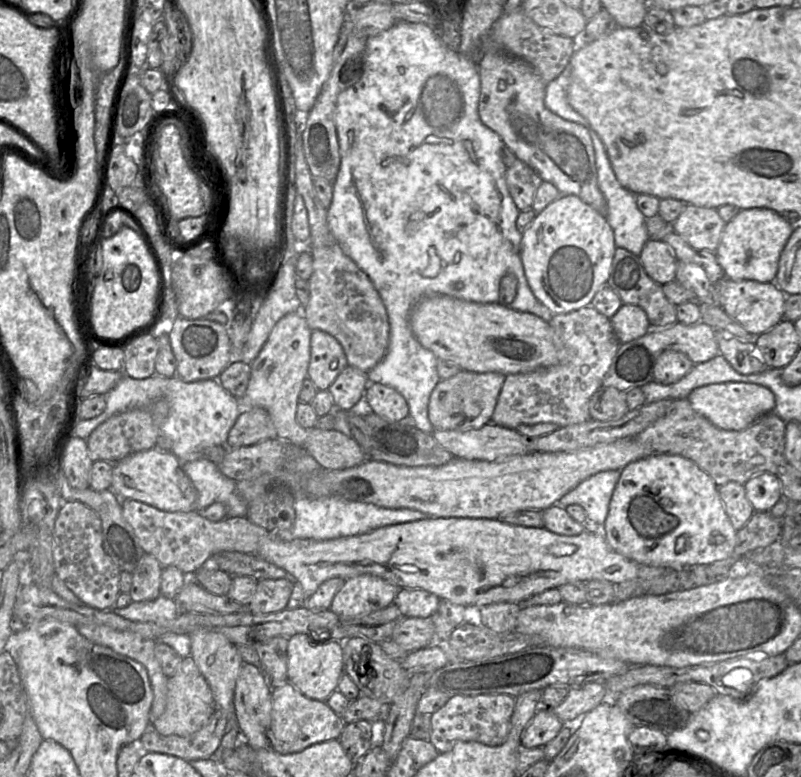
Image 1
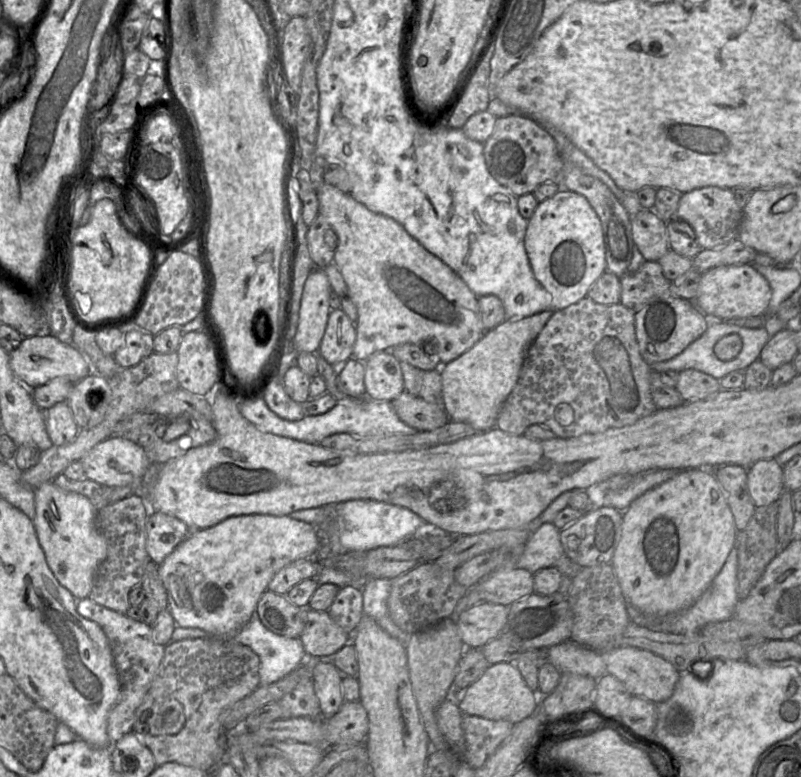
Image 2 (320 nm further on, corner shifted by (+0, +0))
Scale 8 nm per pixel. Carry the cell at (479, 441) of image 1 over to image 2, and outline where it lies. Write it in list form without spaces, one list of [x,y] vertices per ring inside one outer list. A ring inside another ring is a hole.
[[[406,390],[391,401],[391,404],[398,417],[418,432],[434,431],[450,421],[443,407],[428,403]]]

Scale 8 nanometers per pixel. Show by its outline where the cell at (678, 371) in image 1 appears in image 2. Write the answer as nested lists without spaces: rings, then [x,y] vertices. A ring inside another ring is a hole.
[[[695,369],[679,372],[675,388],[685,402],[701,400],[723,390],[720,380]]]

